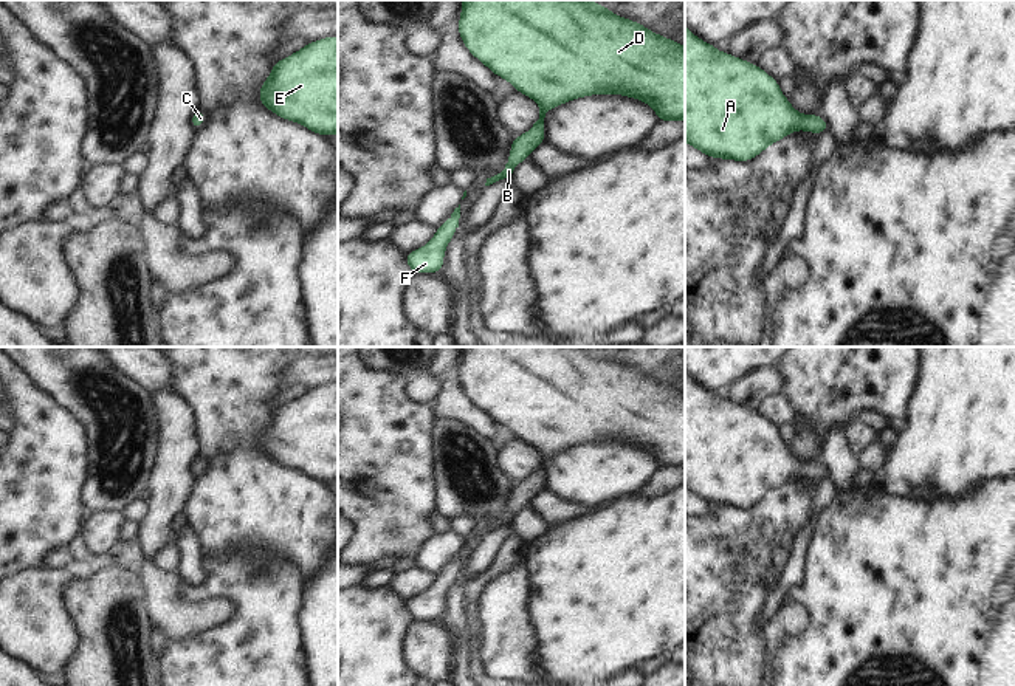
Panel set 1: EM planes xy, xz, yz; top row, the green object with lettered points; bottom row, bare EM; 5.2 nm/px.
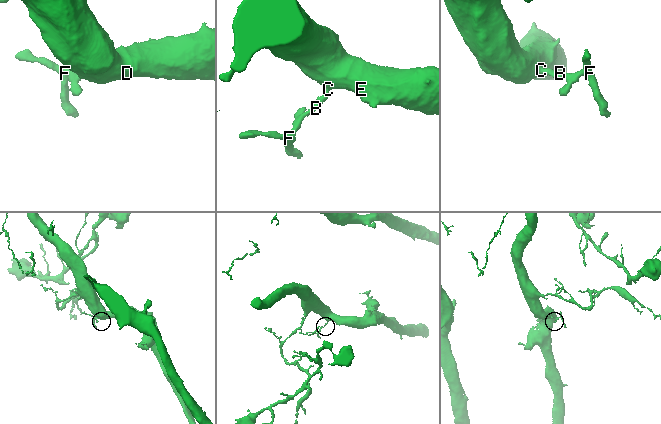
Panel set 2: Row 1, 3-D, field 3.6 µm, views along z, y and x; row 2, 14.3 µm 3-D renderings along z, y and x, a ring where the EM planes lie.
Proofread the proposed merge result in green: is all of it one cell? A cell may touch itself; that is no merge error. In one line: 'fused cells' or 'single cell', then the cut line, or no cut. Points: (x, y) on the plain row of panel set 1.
single cell | no cut

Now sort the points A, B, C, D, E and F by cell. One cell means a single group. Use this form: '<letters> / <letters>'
A B C D E F

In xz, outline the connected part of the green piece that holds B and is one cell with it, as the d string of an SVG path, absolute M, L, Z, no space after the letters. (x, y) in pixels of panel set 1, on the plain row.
M462 347L460 355L457 381L468 400L494 423L505 426L518 440L539 452L539 466L525 480L511 483L505 516L487 525L485 533L510 525L513 517L545 489L545 460L573 446L594 441L621 441L652 454L657 469L680 466L685 471L685 393L635 367L611 359L607 352L592 347Z

